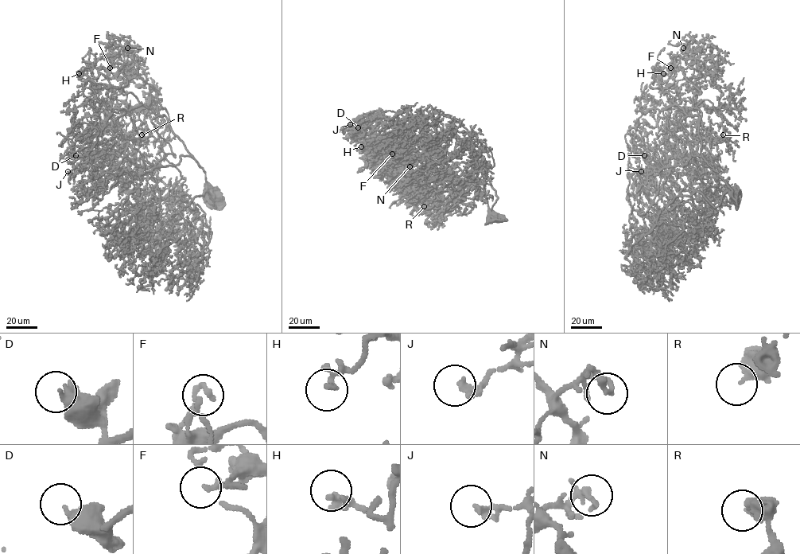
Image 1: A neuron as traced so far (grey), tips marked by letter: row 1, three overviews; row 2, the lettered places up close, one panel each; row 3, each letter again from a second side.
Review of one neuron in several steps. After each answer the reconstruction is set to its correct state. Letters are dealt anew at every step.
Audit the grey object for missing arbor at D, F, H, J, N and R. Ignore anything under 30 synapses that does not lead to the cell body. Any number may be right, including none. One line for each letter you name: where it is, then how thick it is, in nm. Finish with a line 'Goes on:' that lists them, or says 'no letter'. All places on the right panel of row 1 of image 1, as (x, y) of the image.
Goes on: no letter

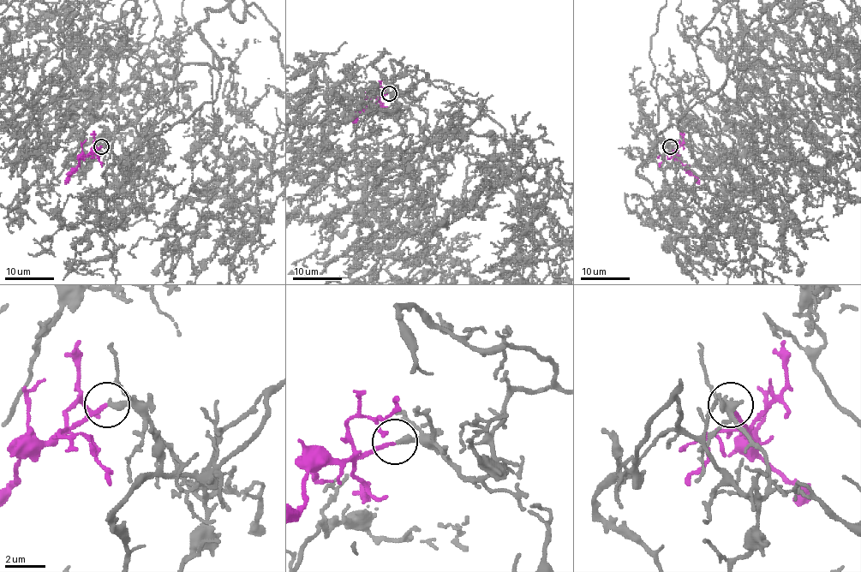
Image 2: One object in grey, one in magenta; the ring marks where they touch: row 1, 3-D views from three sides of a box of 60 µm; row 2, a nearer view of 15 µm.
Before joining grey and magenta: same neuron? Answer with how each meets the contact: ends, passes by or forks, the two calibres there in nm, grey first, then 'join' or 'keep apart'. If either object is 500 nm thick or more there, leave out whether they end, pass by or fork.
grey ends; magenta ends; calibres 320 and 180 nm; join

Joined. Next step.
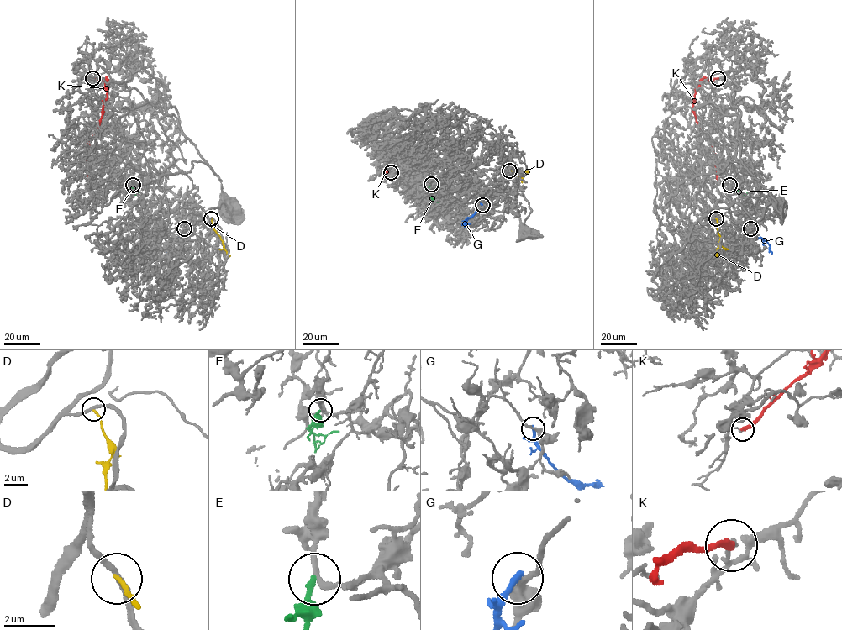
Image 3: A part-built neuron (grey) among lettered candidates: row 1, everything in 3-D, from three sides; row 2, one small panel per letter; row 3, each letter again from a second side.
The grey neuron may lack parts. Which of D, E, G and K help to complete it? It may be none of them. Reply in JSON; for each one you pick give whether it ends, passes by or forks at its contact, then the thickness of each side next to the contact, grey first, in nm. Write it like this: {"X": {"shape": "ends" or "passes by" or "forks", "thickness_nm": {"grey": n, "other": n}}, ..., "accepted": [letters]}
{"accepted": []}

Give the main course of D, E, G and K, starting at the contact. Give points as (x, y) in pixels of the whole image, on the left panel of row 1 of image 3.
D: (210, 218), (213, 228), (230, 255)
E: (133, 185), (134, 195), (139, 191)
G: (184, 229), (179, 237), (164, 246), (171, 252)
K: (92, 78), (107, 77), (107, 98), (97, 133), (87, 143), (88, 179)

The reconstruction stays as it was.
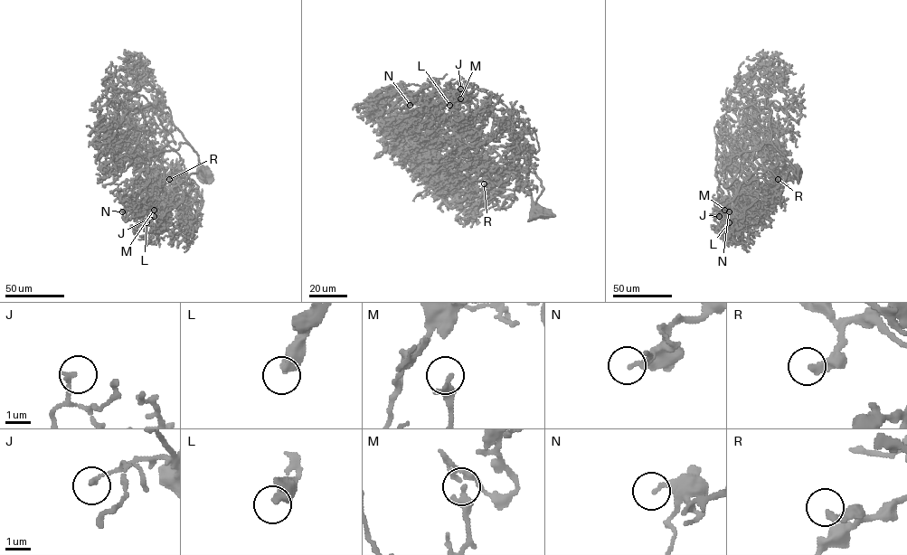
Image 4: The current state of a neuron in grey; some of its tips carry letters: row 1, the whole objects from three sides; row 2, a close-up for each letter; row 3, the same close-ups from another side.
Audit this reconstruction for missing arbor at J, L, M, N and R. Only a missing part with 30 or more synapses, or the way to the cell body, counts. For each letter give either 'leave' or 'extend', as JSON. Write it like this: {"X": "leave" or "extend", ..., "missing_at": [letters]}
{"J": "leave", "L": "leave", "M": "leave", "N": "extend", "R": "extend", "missing_at": ["N", "R"]}

